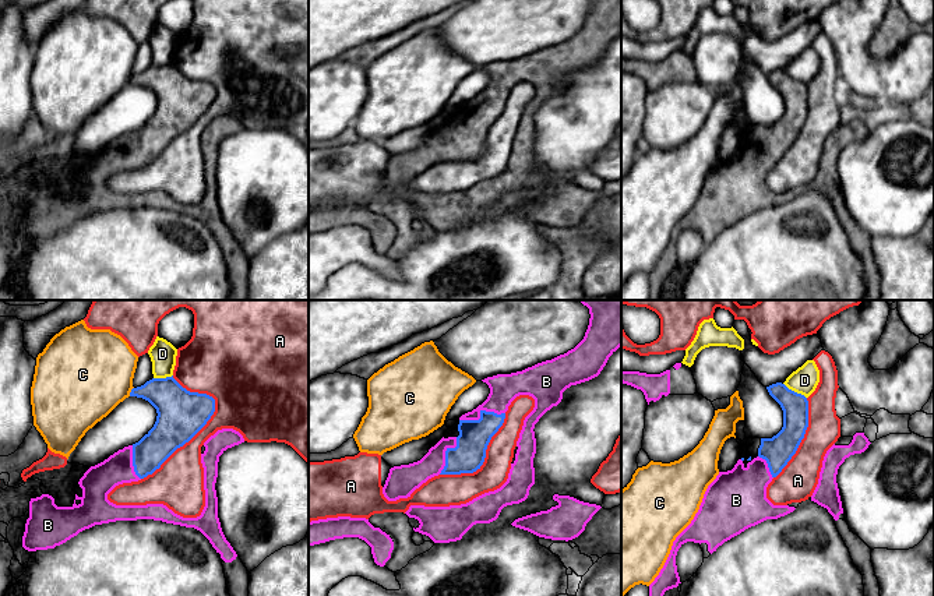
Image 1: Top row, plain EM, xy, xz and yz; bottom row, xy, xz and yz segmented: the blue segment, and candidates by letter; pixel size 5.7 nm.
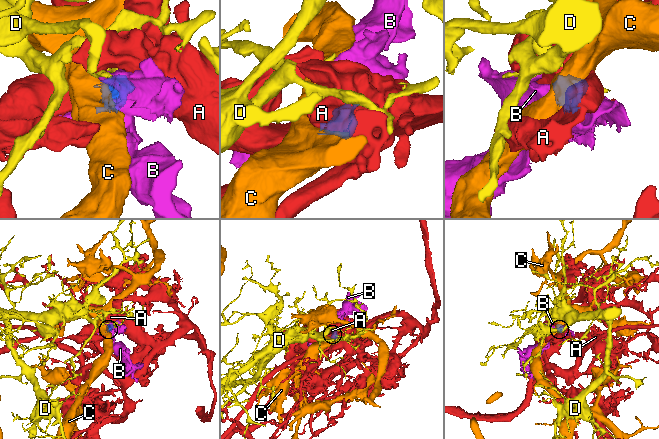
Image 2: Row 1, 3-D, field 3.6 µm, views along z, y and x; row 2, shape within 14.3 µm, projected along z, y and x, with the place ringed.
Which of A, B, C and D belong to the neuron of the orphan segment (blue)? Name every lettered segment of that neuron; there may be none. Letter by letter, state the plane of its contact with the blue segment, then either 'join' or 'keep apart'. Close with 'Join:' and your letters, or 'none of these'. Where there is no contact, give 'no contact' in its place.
A: meets blue in xy; keep apart
B: meets blue in xz; join
C: meets blue in xy; keep apart
D: meets blue in yz; keep apart
Join: B

